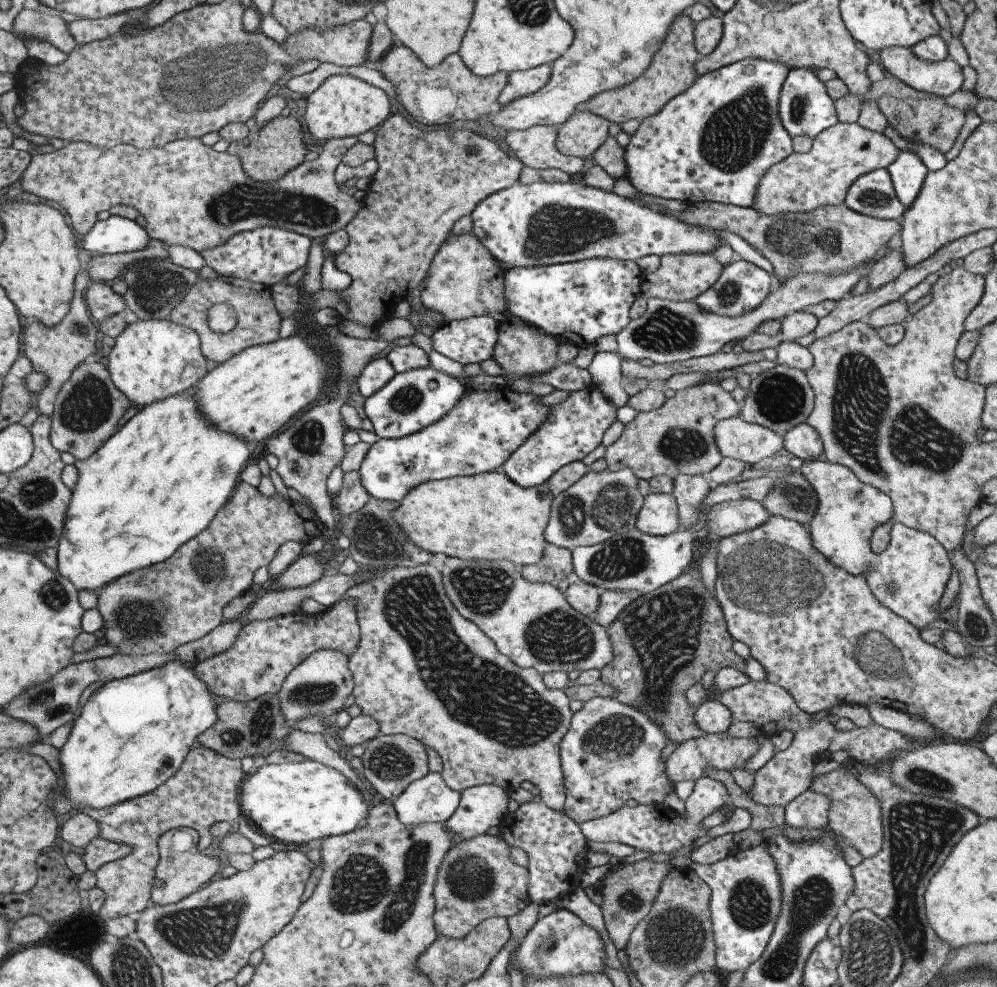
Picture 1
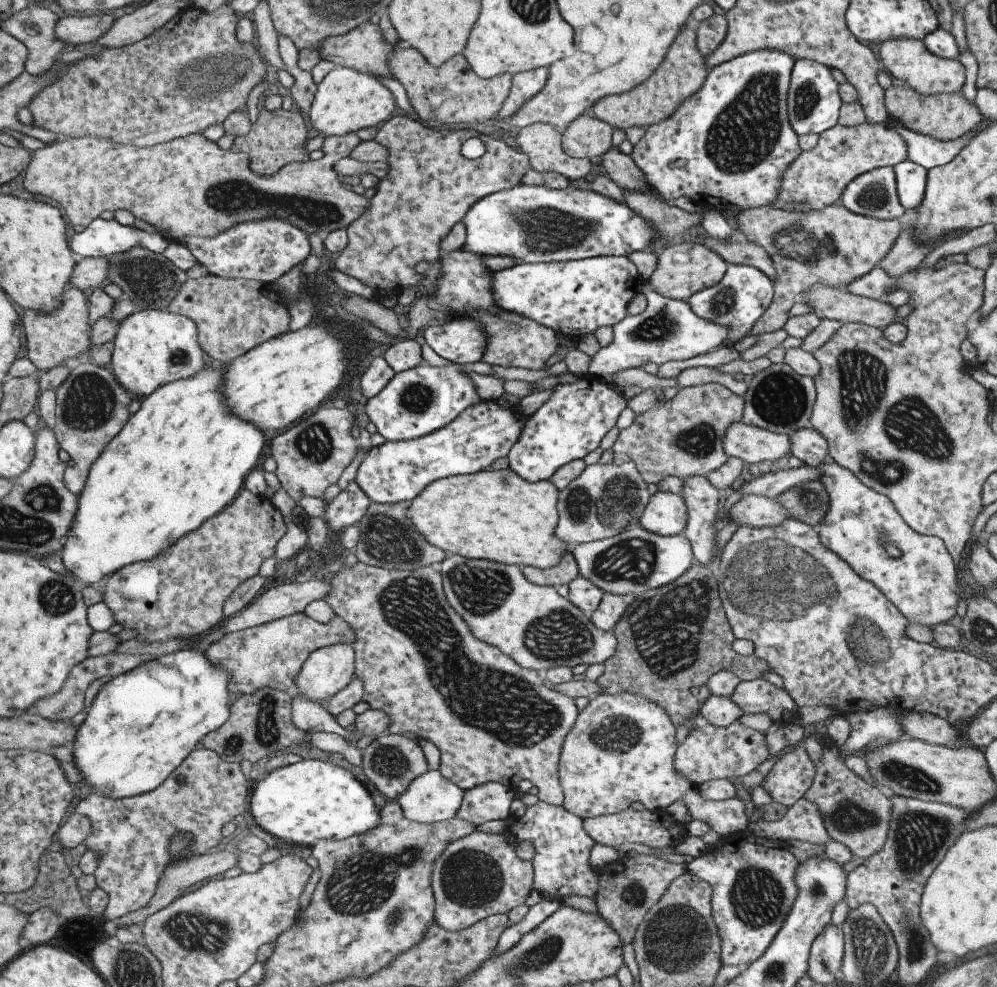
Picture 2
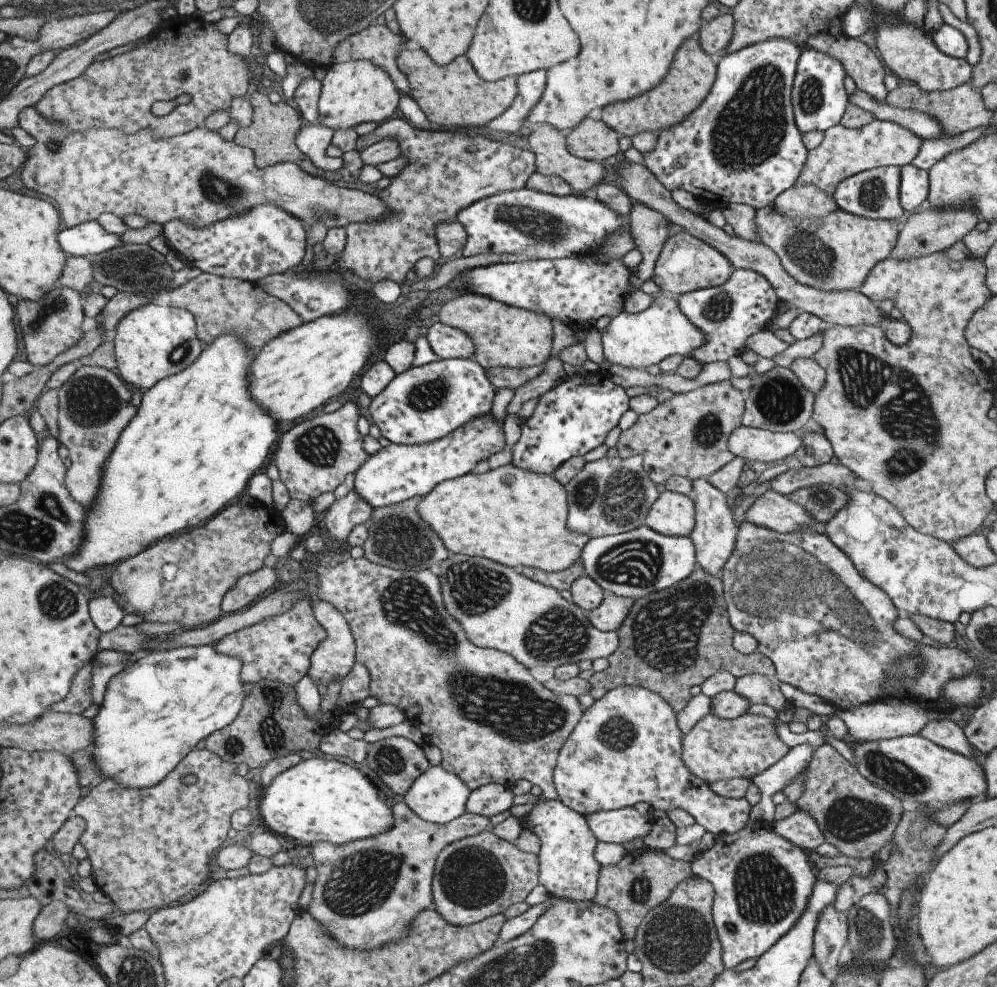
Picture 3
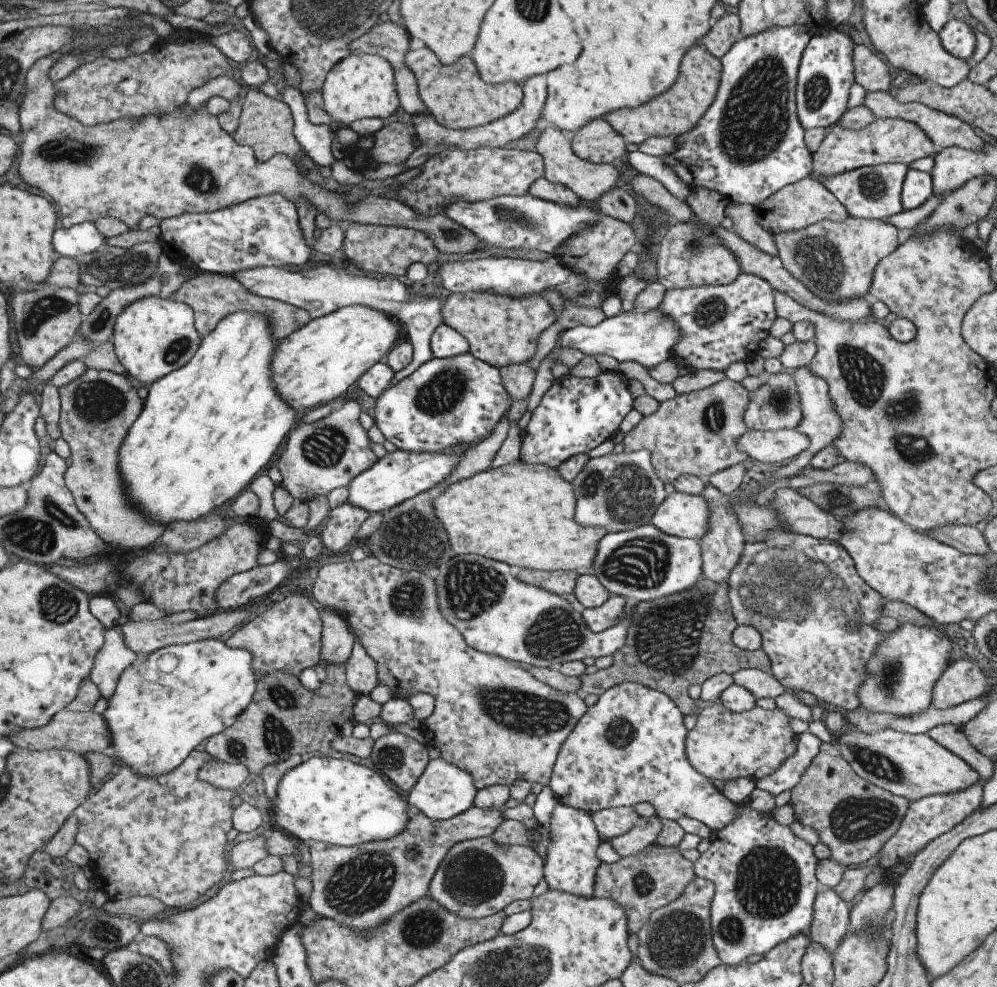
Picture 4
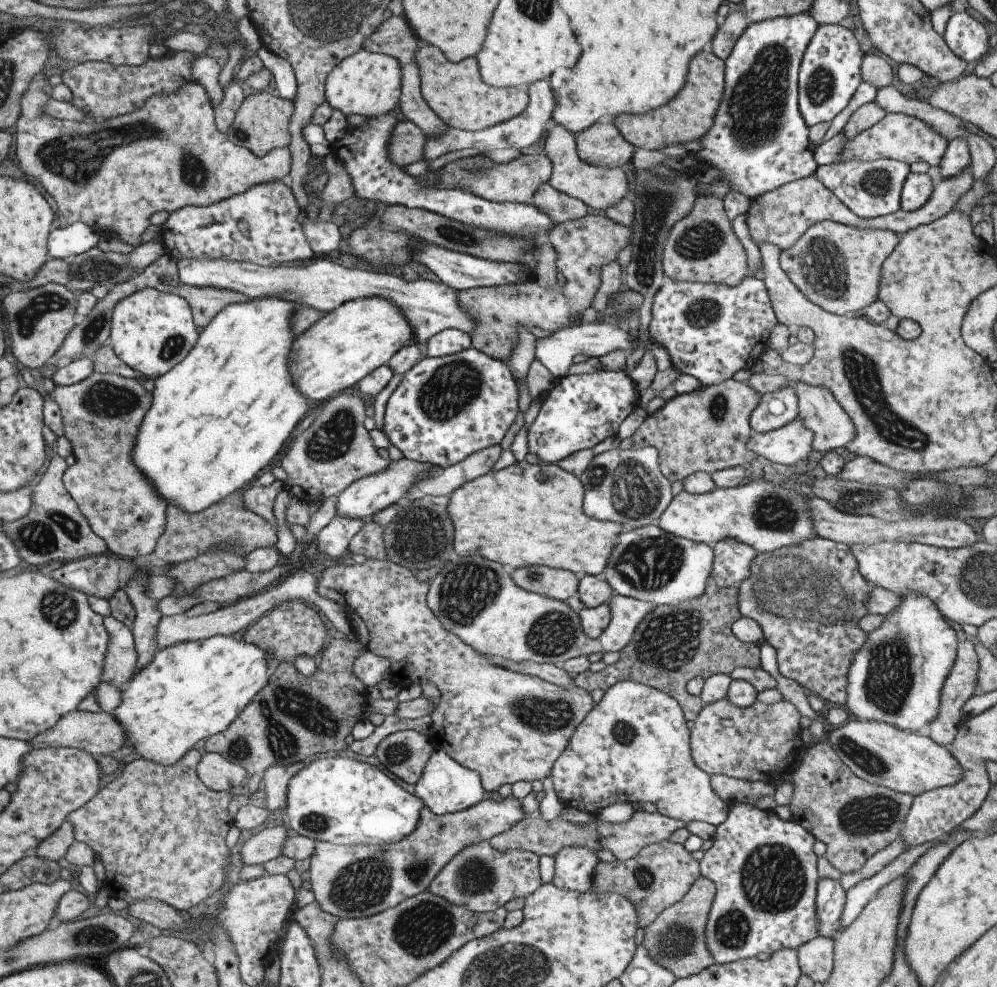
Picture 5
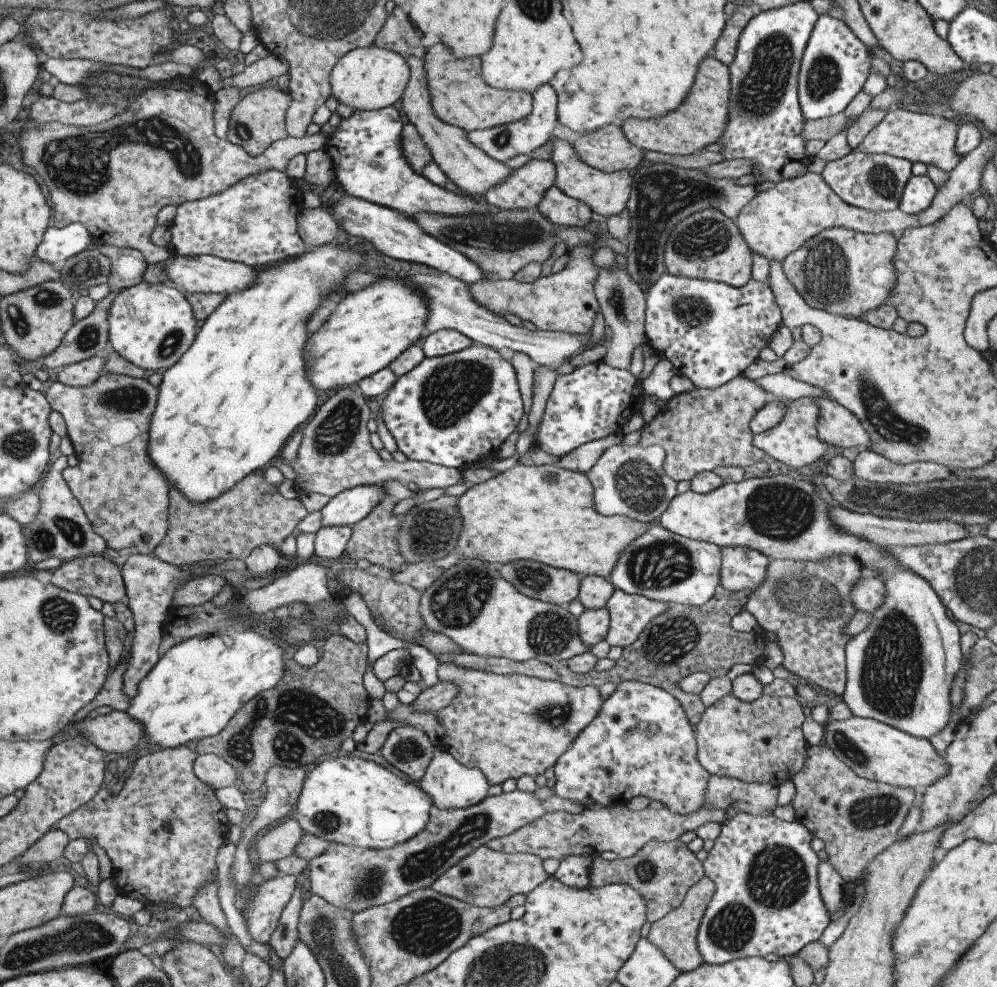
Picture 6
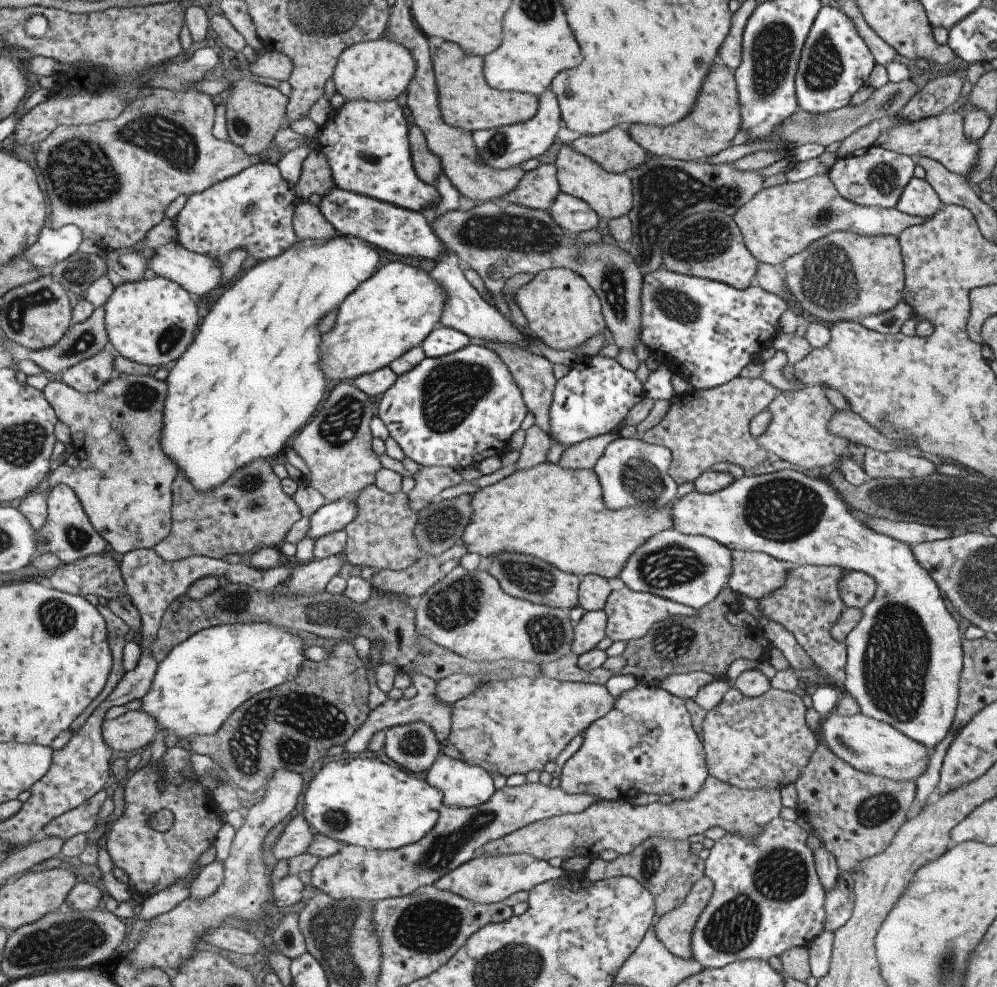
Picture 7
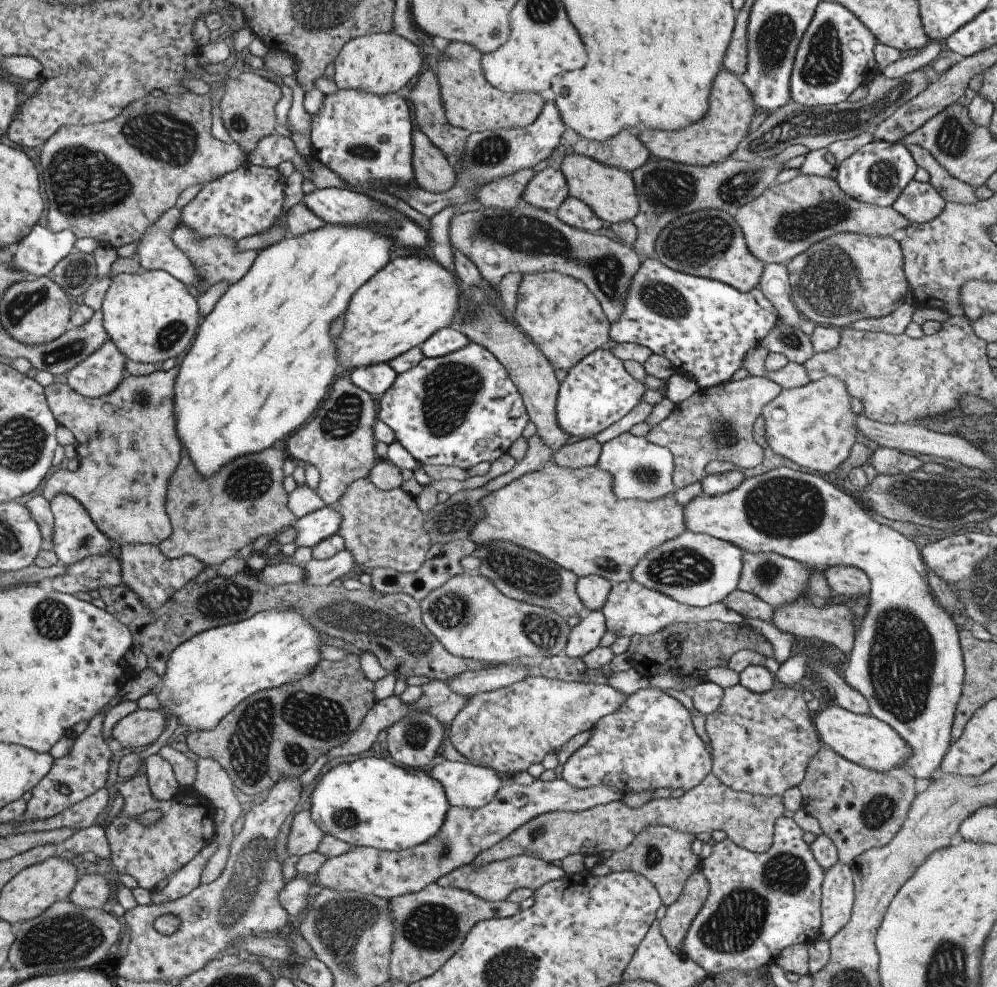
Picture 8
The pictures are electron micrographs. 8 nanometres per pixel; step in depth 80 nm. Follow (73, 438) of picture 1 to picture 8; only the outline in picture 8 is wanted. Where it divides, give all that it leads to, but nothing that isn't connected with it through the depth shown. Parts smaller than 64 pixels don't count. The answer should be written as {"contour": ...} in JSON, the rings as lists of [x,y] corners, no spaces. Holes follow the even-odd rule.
{"contour":[[[177,360],[175,366],[166,372],[123,376],[109,394],[99,398],[84,397],[63,382],[50,383],[46,388],[46,403],[53,417],[74,434],[75,442],[70,453],[78,459],[78,467],[75,472],[69,471],[65,465],[59,467],[47,478],[41,494],[48,501],[59,493],[78,499],[97,530],[120,548],[123,545],[158,545],[172,533],[164,508],[168,482],[180,459],[180,444],[175,436],[172,411],[178,364]]]}

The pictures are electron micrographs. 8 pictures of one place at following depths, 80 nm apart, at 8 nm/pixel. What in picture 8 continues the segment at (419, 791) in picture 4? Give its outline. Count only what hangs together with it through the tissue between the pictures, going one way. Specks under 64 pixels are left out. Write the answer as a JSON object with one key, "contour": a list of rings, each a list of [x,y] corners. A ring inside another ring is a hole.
{"contour":[[[438,758],[426,770],[441,784],[451,807],[479,808],[504,784],[490,769],[465,762]]]}

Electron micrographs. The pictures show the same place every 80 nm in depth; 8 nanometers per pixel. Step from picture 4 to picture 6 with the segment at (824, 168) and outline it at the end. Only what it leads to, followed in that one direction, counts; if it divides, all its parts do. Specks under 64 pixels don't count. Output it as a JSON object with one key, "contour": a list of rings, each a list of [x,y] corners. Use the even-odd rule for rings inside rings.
{"contour":[[[894,107],[885,113],[881,122],[871,129],[851,151],[868,155],[889,155],[908,160],[910,163],[923,162],[925,165],[936,166],[944,173],[948,173],[961,158],[954,152],[956,130],[951,119],[938,115],[913,113]]]}

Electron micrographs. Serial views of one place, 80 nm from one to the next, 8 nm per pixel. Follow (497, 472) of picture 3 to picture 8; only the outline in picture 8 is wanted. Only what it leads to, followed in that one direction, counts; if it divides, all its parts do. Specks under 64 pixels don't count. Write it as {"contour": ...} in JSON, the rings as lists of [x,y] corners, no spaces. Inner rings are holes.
{"contour":[[[550,460],[544,468],[541,470],[529,471],[522,474],[521,477],[513,479],[506,485],[499,487],[498,490],[491,491],[486,495],[483,495],[479,499],[480,507],[482,508],[483,516],[473,525],[473,528],[469,531],[468,538],[477,547],[484,545],[485,543],[493,541],[507,541],[515,546],[525,548],[525,550],[531,550],[543,558],[547,558],[566,571],[571,571],[577,578],[587,575],[597,575],[607,579],[611,582],[625,582],[630,580],[631,569],[640,561],[641,557],[646,556],[646,552],[649,552],[654,546],[659,546],[663,541],[669,540],[678,534],[685,532],[683,524],[682,505],[679,505],[671,496],[661,497],[654,501],[640,501],[640,500],[621,500],[616,499],[611,488],[612,478],[608,472],[599,470],[597,467],[583,467],[580,469],[564,469],[557,466],[553,460]]]}

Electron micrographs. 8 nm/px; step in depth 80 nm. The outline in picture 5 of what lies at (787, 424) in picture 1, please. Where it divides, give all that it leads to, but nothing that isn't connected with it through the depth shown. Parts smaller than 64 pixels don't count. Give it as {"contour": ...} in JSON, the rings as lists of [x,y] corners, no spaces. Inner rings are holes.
{"contour":[[[785,385],[759,396],[748,418],[753,433],[764,433],[782,427],[798,416],[794,388]]]}

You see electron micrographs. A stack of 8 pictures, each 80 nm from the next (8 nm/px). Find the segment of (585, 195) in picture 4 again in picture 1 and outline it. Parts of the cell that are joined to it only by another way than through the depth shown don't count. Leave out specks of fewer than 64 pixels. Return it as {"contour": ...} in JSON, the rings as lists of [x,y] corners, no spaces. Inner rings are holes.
{"contour":[[[533,125],[522,131],[510,131],[503,137],[507,148],[522,166],[532,169],[557,169],[578,178],[585,169],[579,157],[561,154],[555,148],[556,127]]]}

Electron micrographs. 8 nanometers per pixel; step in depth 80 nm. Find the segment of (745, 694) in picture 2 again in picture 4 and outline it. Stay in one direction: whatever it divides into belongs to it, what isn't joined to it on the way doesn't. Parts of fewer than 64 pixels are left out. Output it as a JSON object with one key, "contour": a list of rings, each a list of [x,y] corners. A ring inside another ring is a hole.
{"contour":[[[757,669],[738,670],[733,675],[737,686],[743,687],[755,700],[777,698],[784,693],[784,686],[773,675]]]}

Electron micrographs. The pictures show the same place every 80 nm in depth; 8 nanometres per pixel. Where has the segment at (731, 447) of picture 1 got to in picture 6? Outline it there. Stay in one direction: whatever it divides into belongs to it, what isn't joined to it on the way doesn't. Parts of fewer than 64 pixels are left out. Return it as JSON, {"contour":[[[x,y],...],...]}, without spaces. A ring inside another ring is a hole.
{"contour":[[[812,398],[784,400],[784,403],[786,413],[781,422],[765,432],[754,434],[751,439],[752,446],[792,469],[801,468],[820,458],[826,458],[825,453],[829,446],[819,442],[817,438],[815,425],[818,421],[818,408],[812,402]]]}

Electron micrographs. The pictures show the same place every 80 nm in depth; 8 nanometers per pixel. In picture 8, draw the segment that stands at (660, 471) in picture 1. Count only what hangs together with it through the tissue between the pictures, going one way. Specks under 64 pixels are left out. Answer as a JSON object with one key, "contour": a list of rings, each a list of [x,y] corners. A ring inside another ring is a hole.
{"contour":[[[750,375],[740,380],[730,380],[720,385],[695,391],[685,401],[675,405],[667,417],[656,425],[651,425],[643,438],[650,443],[667,448],[672,454],[672,478],[675,488],[681,488],[700,482],[704,466],[711,461],[725,461],[735,465],[737,470],[749,470],[757,466],[763,458],[763,448],[752,437],[754,420],[760,415],[761,409],[772,398],[775,398],[780,386],[767,377]]]}

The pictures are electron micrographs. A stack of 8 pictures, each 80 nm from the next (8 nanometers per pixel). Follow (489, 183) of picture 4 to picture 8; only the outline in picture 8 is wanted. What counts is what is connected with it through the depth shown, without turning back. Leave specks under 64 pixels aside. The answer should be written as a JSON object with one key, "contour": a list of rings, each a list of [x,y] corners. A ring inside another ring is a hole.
{"contour":[[[545,167],[536,172],[524,186],[520,198],[522,203],[535,208],[555,212],[556,208],[568,195],[562,172],[552,167]]]}

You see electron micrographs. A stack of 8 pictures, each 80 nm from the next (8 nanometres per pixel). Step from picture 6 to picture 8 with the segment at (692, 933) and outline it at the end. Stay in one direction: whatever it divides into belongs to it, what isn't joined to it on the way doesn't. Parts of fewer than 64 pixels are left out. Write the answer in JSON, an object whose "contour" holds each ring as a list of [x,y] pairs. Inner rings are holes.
{"contour":[[[699,870],[684,882],[681,894],[669,906],[659,919],[659,930],[671,952],[683,956],[682,942],[689,928],[703,906],[709,892],[707,879]]]}

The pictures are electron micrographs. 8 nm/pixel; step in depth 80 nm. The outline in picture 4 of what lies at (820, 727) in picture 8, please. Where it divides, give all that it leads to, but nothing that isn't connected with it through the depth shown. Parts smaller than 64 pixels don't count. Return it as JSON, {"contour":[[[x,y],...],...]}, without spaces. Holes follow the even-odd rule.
{"contour":[[[852,728],[833,742],[838,753],[857,776],[895,796],[906,798],[909,802],[931,795],[964,791],[981,780],[966,762],[939,746],[925,733],[912,735],[885,729],[865,734]]]}

